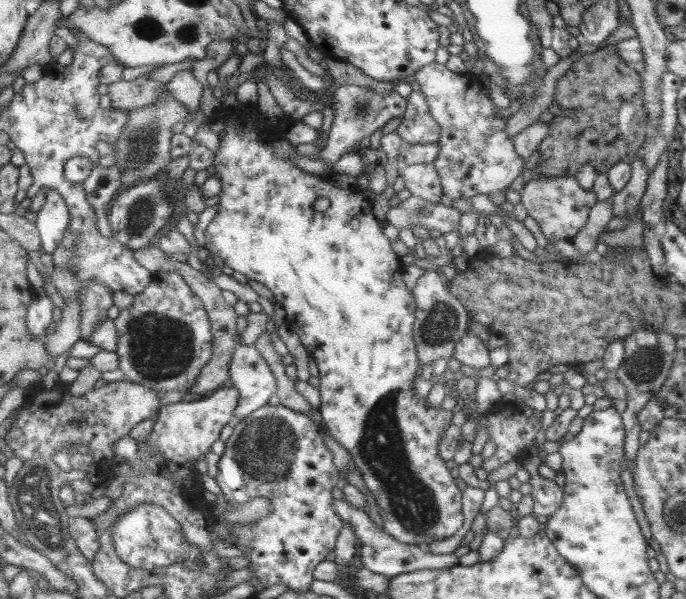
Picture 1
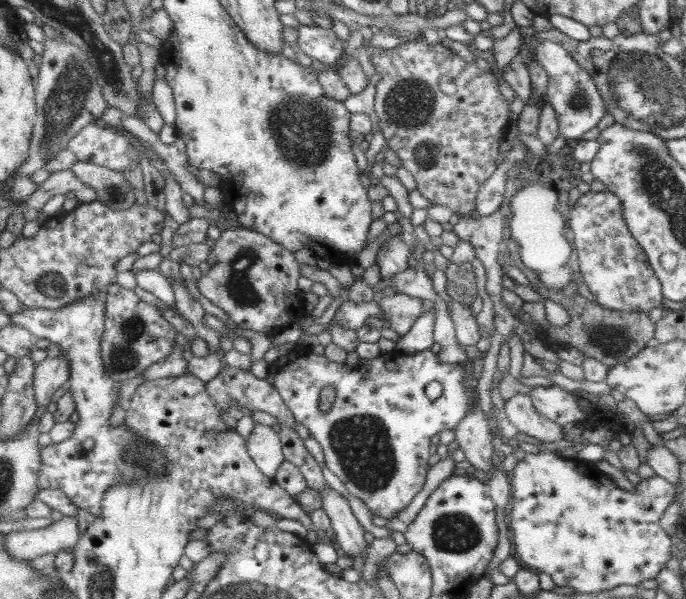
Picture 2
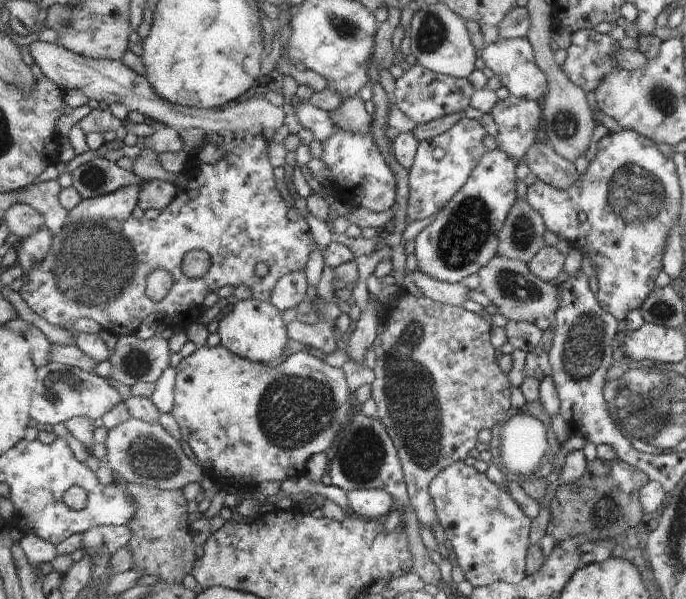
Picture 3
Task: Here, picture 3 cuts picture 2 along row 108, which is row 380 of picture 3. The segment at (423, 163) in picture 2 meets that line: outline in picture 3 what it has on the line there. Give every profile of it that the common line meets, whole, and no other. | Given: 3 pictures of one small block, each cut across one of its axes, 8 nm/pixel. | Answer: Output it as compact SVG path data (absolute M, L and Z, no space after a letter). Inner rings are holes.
M394 289L392 297L389 297L385 302L385 313L382 316L383 326L385 326L384 332L378 334L373 344L373 349L376 352L376 367L373 369L375 372L375 379L372 383L371 398L377 404L378 419L382 421L388 436L394 443L403 473L405 483L407 486L407 493L409 496L409 502L415 510L419 524L426 529L431 529L437 520L437 514L435 511L435 504L433 503L431 494L429 493L429 484L431 480L436 478L436 475L448 465L457 463L458 461L464 461L468 452L476 446L478 442L478 432L482 428L492 428L494 424L503 424L508 418L506 418L506 412L511 407L510 405L510 387L512 382L510 378L500 369L497 363L496 355L493 352L492 343L490 343L490 329L492 324L484 320L480 315L464 309L464 307L455 307L454 305L447 305L444 303L434 302L426 295L414 296L409 294L403 289Z

